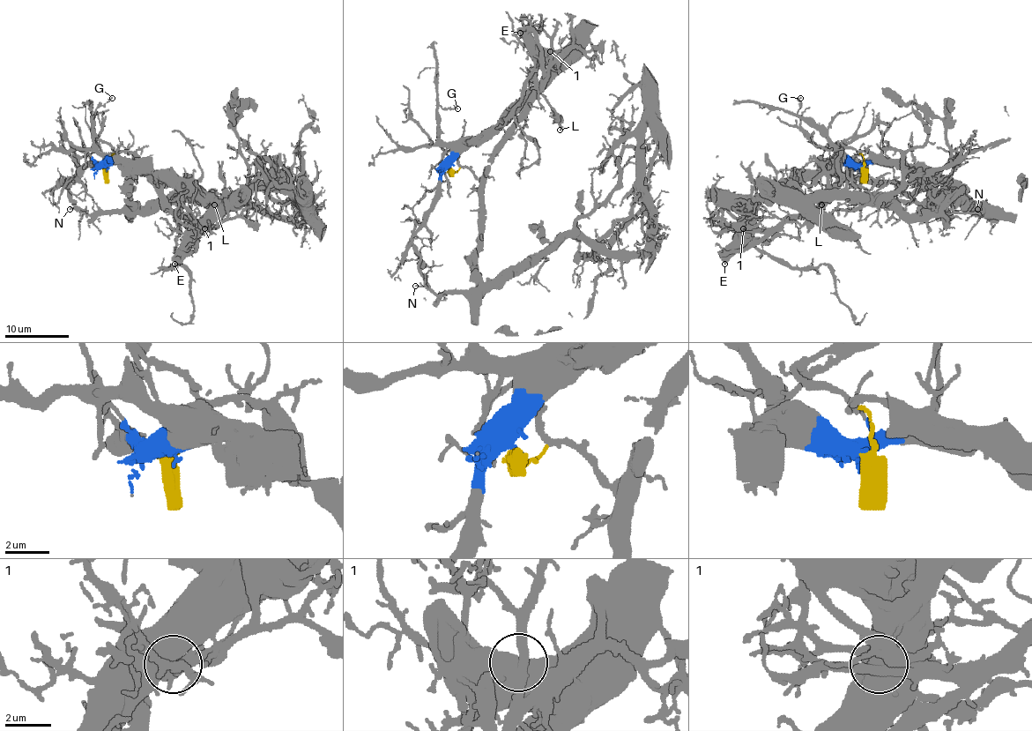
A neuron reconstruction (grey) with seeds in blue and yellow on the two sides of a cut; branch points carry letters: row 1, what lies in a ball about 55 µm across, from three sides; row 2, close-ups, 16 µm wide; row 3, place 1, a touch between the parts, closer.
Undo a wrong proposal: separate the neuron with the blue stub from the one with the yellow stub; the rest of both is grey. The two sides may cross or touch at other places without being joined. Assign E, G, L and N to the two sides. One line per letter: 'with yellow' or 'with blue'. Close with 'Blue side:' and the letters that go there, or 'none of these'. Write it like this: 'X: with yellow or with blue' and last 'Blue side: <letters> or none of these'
E: with blue
G: with blue
L: with yellow
N: with yellow
Blue side: E, G

